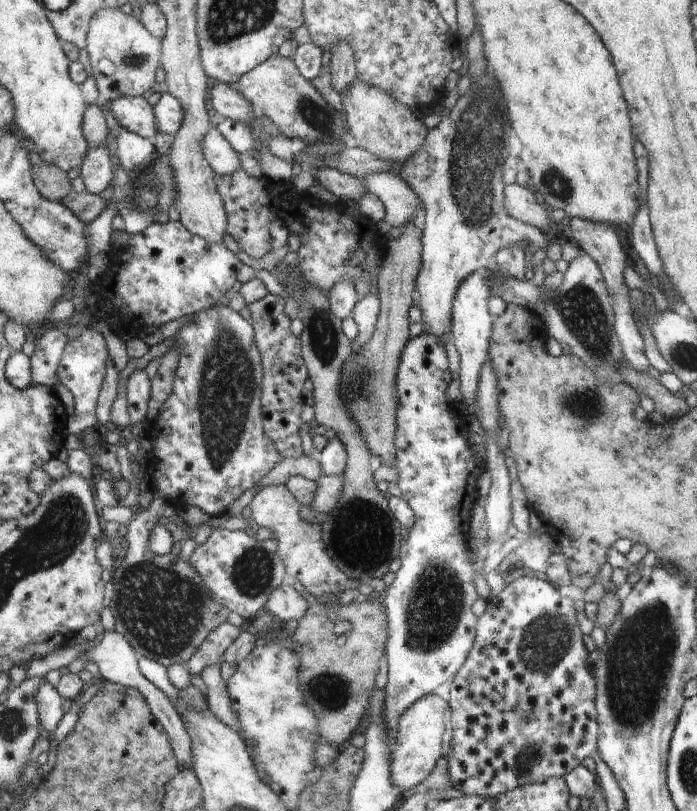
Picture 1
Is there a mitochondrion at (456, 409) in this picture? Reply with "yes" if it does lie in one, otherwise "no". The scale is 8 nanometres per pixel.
no

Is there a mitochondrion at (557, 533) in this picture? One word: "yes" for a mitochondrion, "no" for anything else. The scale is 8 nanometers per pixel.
no

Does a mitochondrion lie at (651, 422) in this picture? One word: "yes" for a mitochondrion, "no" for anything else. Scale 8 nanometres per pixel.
no

